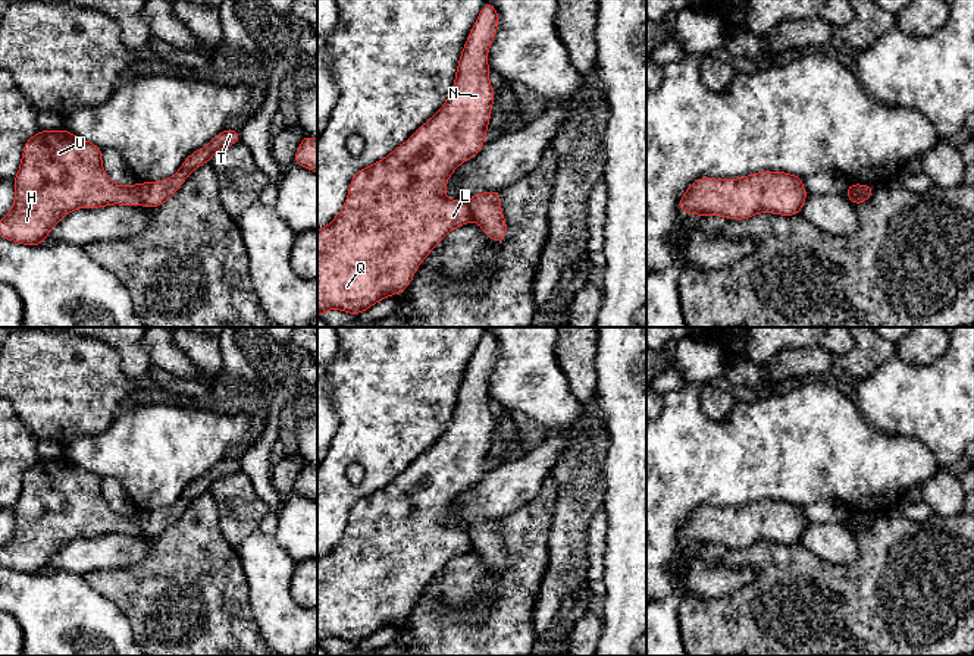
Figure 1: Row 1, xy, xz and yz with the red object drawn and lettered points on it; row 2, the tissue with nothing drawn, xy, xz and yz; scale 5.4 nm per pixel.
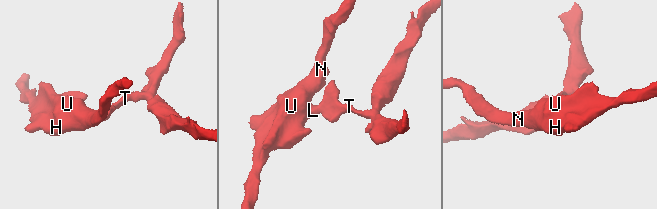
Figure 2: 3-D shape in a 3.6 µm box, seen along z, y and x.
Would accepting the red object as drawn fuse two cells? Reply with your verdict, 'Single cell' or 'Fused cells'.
Fused cells

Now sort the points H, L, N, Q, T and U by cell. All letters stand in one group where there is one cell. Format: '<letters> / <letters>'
H L N Q U / T

